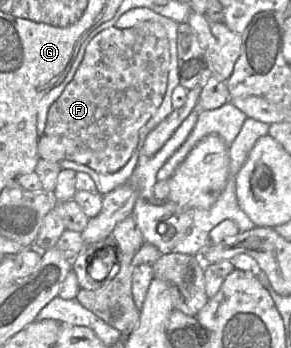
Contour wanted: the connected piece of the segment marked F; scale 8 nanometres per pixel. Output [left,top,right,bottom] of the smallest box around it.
[38,21,170,174]

